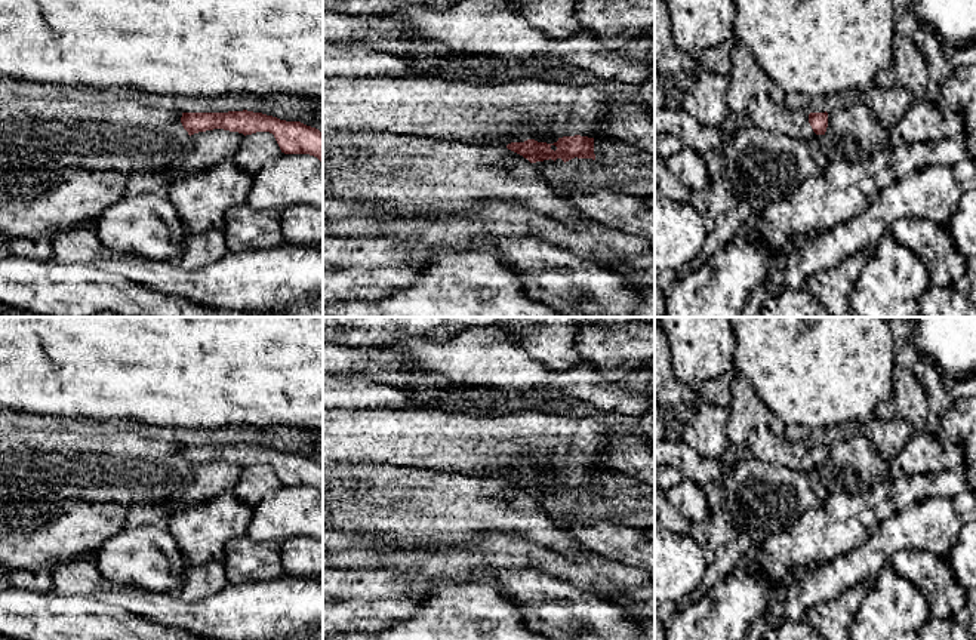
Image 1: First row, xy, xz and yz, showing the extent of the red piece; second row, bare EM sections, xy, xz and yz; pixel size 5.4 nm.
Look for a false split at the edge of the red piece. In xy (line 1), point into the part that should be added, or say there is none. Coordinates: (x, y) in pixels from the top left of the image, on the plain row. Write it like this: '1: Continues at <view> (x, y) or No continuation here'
1: No continuation here

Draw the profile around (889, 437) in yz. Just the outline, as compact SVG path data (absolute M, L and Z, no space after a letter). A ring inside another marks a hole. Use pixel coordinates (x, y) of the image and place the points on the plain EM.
M871 418L859 427L860 434L875 446L887 462L902 452L909 437L915 433L914 427L902 418L889 421Z

